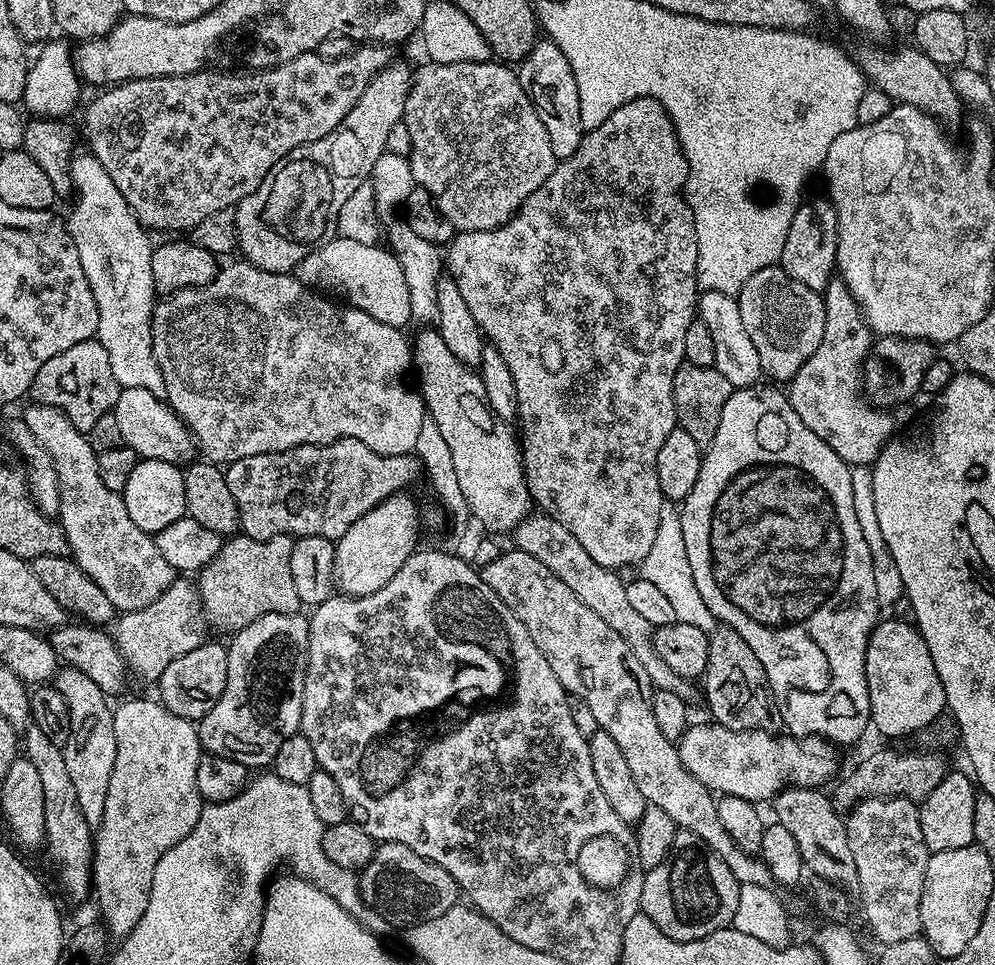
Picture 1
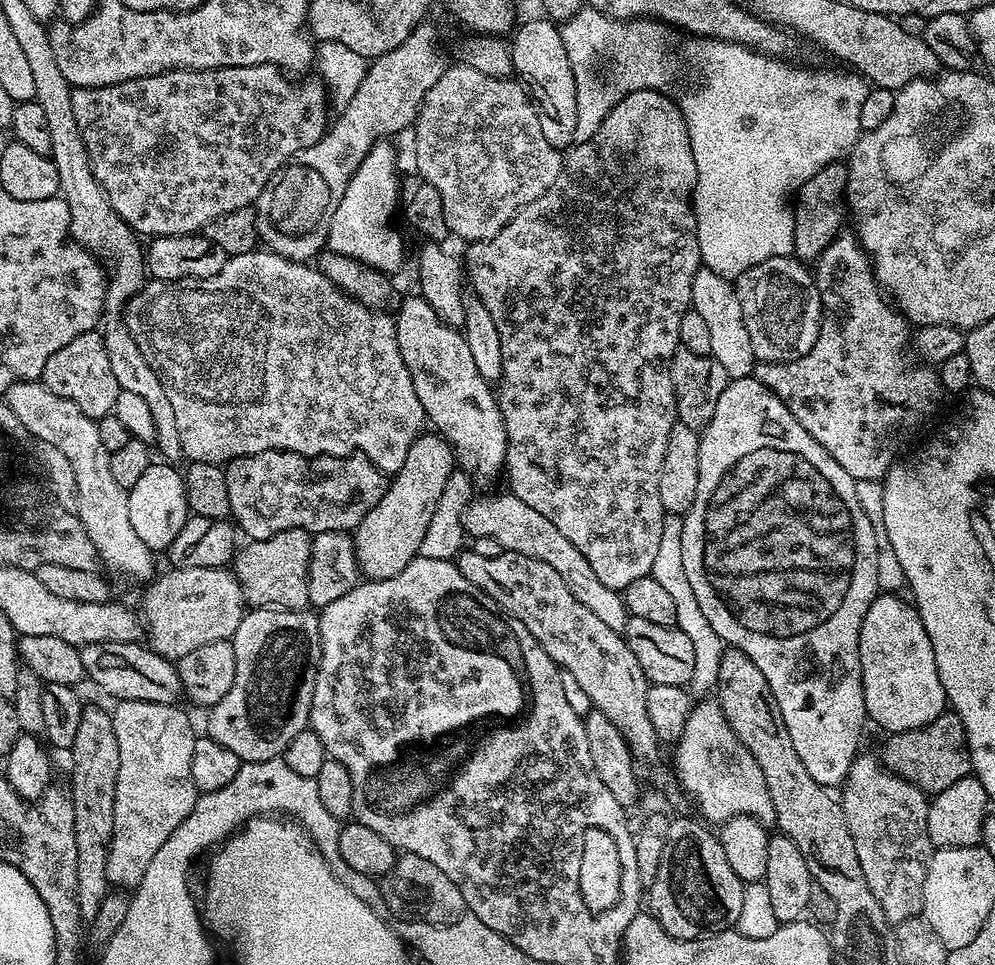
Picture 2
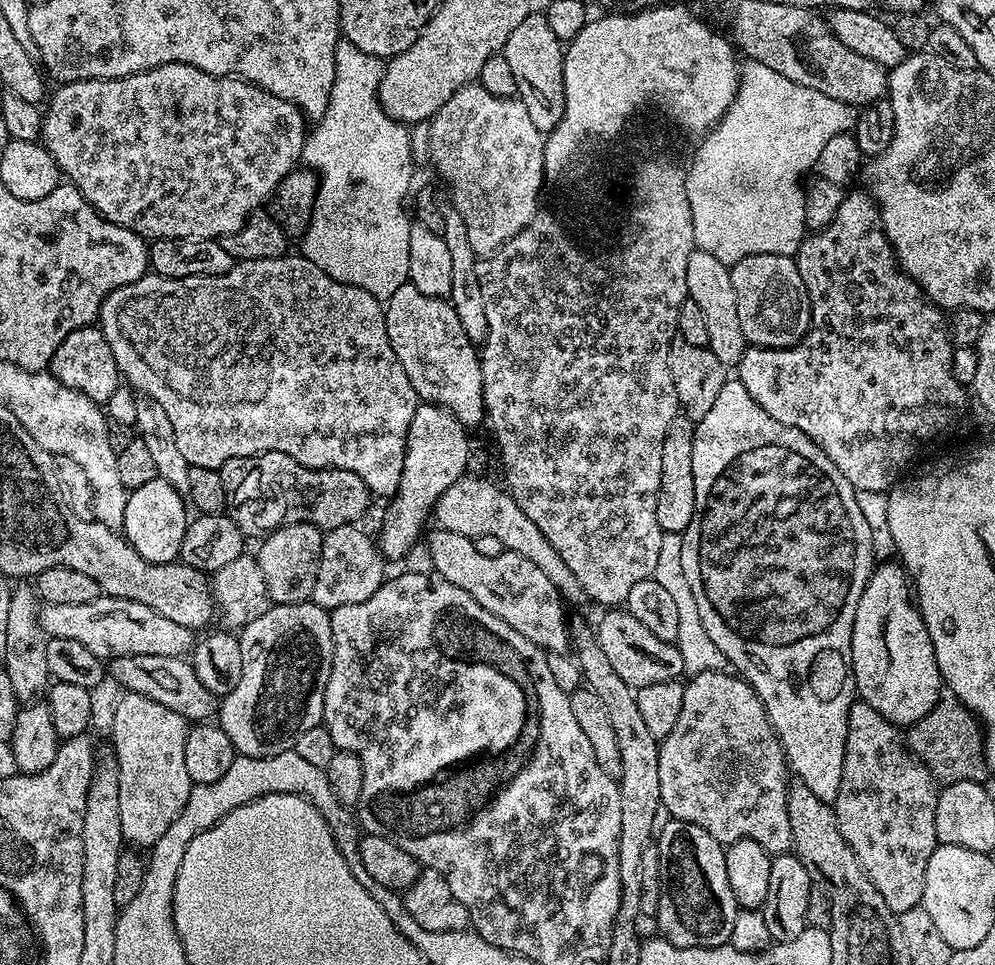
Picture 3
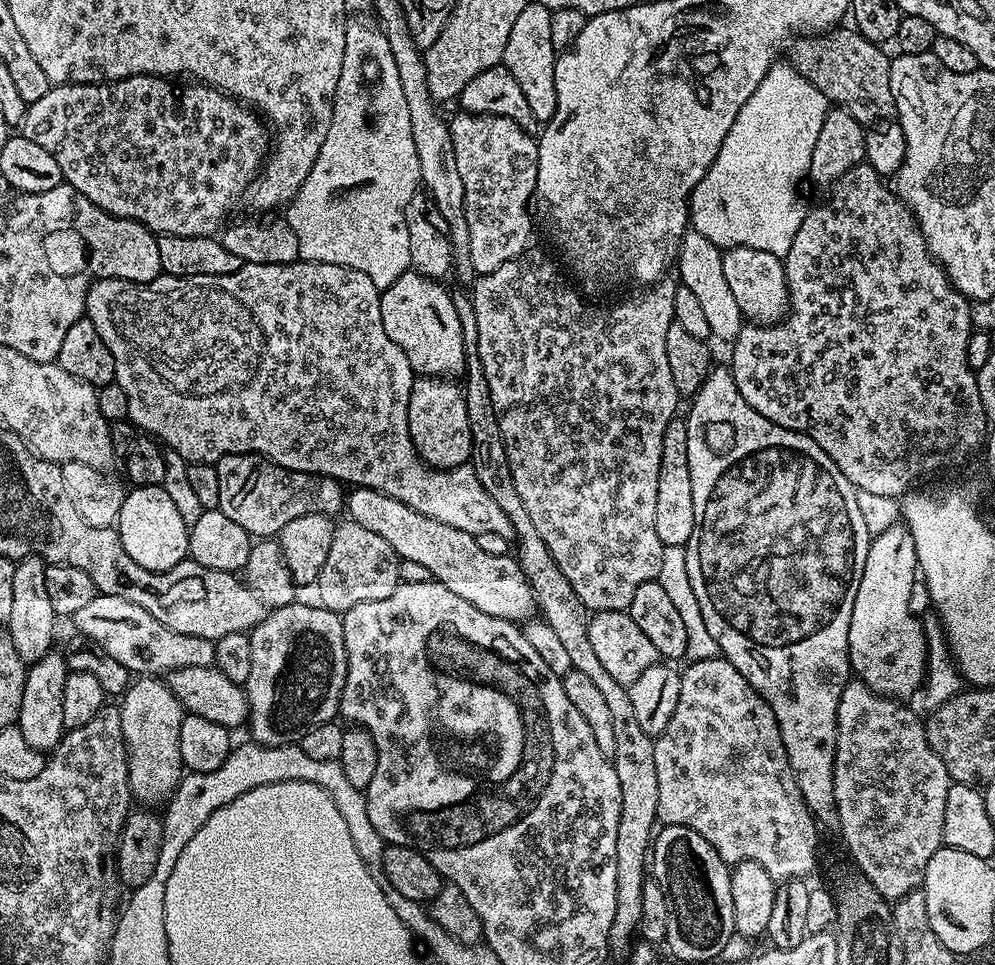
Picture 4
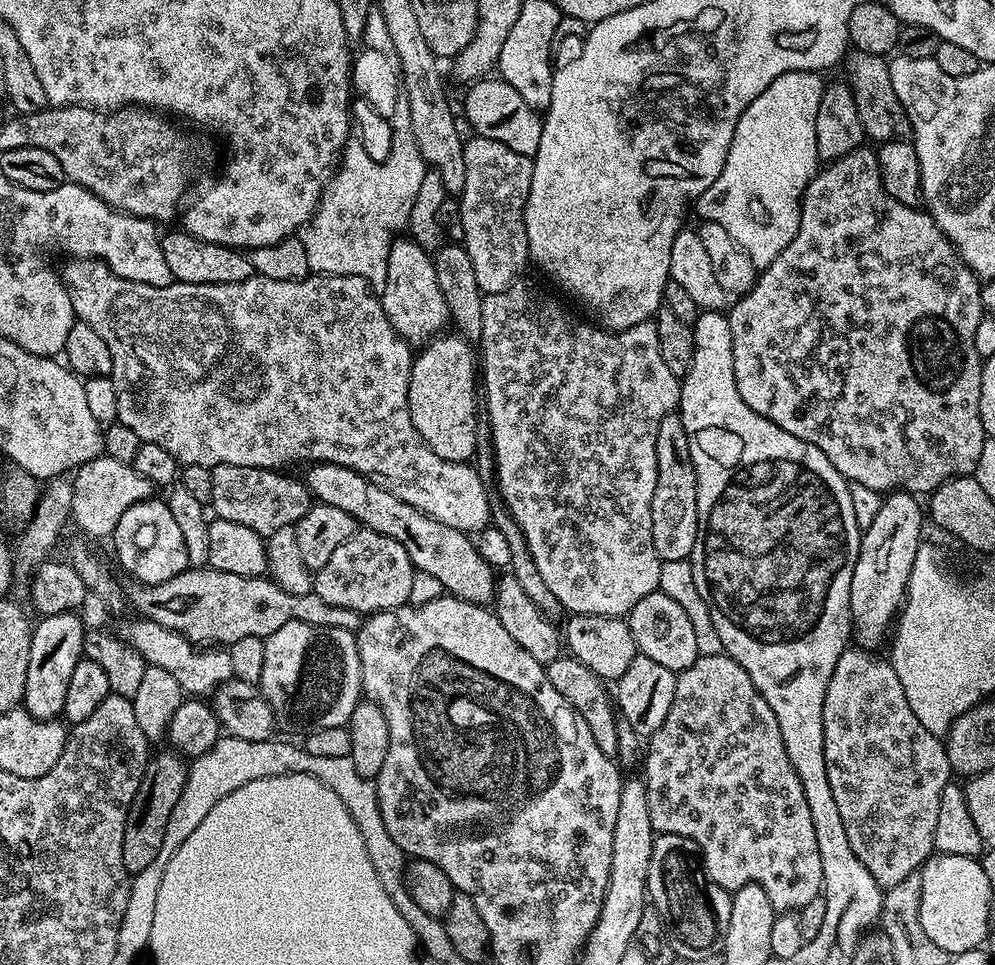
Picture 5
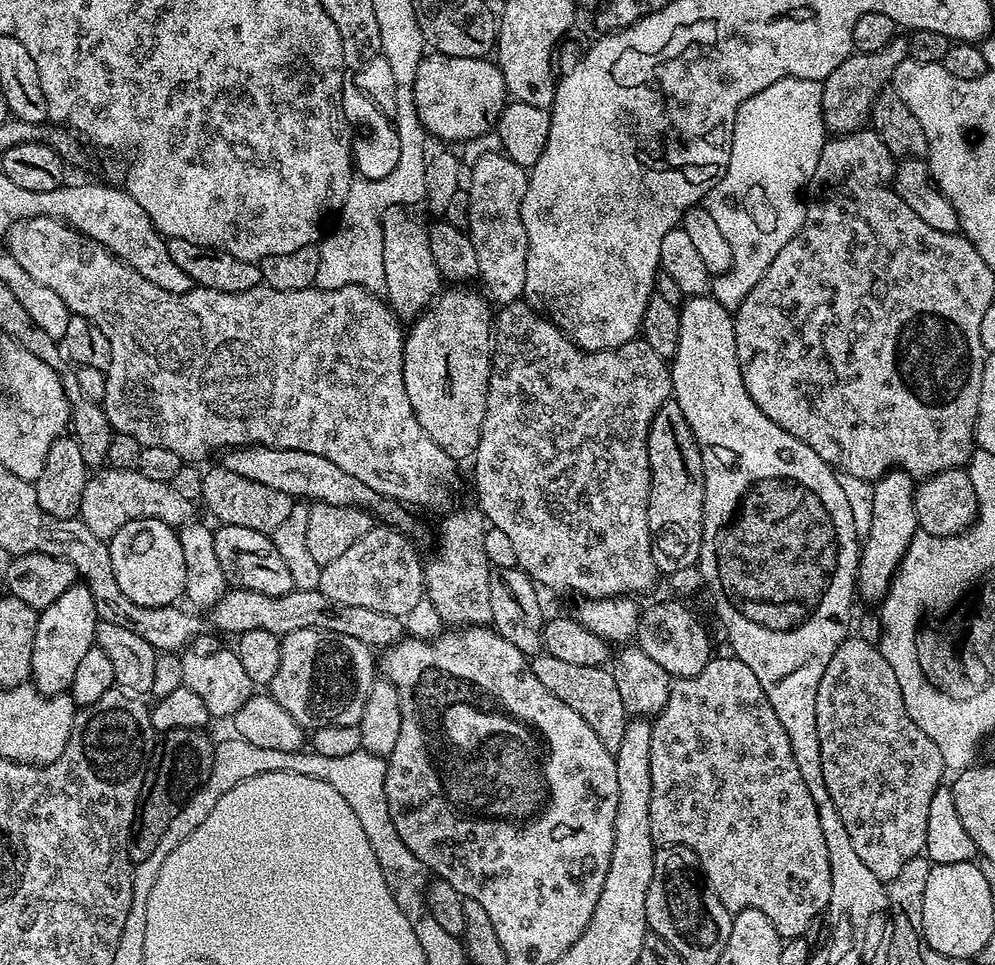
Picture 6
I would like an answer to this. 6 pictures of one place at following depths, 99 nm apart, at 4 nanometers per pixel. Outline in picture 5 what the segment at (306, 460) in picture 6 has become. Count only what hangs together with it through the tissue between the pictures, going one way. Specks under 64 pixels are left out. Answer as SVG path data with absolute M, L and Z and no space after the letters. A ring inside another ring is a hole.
M308 464L308 473L302 476L304 485L319 503L334 506L350 514L357 525L374 530L378 534L386 534L386 538L394 538L410 554L410 562L416 571L425 571L431 577L438 578L445 593L457 596L459 600L469 600L472 604L488 606L496 595L497 573L478 554L473 537L467 532L454 530L454 526L446 526L410 506L410 502L402 502L402 498L394 498L382 486L374 486L362 474L337 464Z

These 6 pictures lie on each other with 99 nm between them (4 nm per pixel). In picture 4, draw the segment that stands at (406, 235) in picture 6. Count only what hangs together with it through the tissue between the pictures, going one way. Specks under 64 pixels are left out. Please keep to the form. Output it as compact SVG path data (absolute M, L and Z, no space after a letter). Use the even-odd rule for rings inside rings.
M409 270L380 293L382 326L420 378L456 378L466 368L462 322L458 322L458 310L454 310L449 289L444 286L439 280Z

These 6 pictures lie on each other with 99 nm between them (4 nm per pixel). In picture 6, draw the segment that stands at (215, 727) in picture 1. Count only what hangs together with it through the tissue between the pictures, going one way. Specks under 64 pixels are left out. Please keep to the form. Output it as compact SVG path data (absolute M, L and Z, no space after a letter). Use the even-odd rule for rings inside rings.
M317 628L294 630L280 641L278 674L274 674L270 694L305 730L322 726L357 726L362 718L362 706L366 706L366 694L378 679L378 660L373 649L366 647L358 638L346 638L346 634L334 634Z

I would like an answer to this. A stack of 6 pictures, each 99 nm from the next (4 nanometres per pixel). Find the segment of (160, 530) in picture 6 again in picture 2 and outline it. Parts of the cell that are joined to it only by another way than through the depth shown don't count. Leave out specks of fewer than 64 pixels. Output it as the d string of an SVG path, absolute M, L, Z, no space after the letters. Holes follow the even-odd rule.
M153 462L148 465L146 474L142 474L142 478L138 478L138 482L134 482L134 486L127 489L127 493L128 517L130 526L134 526L134 534L138 534L138 538L142 538L142 542L146 542L146 546L151 548L153 553L163 553L172 545L174 538L178 538L182 526L186 526L190 515L181 469L179 467L176 469L176 466L168 462Z

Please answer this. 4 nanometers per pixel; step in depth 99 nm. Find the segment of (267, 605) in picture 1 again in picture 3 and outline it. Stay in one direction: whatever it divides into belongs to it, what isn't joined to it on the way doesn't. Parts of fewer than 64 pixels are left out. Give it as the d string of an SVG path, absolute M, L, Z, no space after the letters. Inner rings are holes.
M285 524L259 541L260 552L255 553L255 558L266 578L266 590L273 604L302 604L311 597L323 541L324 532L313 524Z

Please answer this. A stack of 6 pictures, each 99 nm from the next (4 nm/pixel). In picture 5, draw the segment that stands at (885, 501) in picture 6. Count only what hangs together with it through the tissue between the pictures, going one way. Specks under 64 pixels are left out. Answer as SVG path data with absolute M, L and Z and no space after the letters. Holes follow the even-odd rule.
M903 490L887 493L880 501L873 524L863 529L860 537L858 562L854 562L854 578L850 578L851 639L865 650L876 650L884 635L886 640L898 609L904 603L914 554L918 554L922 543L920 531L924 528L924 520L926 524L921 501L919 504L916 500L919 499L913 493Z

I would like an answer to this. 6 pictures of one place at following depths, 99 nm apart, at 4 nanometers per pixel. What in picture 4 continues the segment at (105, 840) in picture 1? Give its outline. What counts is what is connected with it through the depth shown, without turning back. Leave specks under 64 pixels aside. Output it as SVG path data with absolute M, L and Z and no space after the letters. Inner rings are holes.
M150 676L133 679L119 704L124 745L128 751L128 781L132 799L140 806L163 805L180 785L182 765L178 730L182 730L185 710L163 679Z

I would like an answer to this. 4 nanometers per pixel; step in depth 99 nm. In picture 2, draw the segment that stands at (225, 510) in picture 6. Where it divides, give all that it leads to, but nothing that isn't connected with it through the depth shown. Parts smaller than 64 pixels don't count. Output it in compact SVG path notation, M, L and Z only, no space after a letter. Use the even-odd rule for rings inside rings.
M263 452L262 454L254 454L253 456L239 456L228 461L224 468L226 474L226 490L230 493L230 510L232 511L231 519L234 521L235 527L241 533L248 535L249 541L265 540L279 532L285 532L291 528L301 528L309 534L317 532L346 532L351 533L360 525L362 518L366 518L366 514L376 505L378 498L382 498L382 494L388 488L389 477L385 473L379 472L366 457L353 454L350 456L303 456L297 452Z

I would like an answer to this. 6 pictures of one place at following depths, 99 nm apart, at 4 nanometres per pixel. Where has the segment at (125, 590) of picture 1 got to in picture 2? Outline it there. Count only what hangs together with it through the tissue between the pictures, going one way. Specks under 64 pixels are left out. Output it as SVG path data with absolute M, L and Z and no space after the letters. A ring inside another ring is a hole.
M27 380L10 386L6 393L10 410L18 414L18 422L26 426L28 433L39 442L50 442L66 454L68 471L76 483L76 503L74 511L79 516L90 542L94 542L99 563L112 572L125 576L128 580L153 579L151 548L134 534L128 517L128 493L125 488L114 482L110 474L110 458L106 446L102 446L102 437L98 435L96 421L92 420L74 402L58 398L40 380Z

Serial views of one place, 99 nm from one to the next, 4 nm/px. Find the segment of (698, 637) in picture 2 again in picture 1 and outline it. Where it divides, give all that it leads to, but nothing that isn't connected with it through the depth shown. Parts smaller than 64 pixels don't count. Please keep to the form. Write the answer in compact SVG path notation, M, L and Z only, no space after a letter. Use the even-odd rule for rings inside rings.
M664 500L661 507L661 517L658 518L657 537L640 565L641 579L653 583L661 589L662 594L673 604L676 621L686 622L696 626L703 632L709 633L718 623L710 614L706 602L698 593L698 586L694 583L694 576L690 574L690 562L686 558L686 546L682 539L682 522L679 505L675 501Z

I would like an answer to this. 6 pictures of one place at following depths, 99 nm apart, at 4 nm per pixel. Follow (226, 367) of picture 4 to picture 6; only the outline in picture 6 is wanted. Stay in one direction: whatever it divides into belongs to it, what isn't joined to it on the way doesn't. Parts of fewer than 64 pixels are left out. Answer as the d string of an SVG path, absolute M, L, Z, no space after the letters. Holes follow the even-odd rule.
M35 216L29 220L16 221L8 229L6 239L8 239L6 250L12 255L14 262L18 262L18 266L22 266L22 270L26 270L26 274L30 274L30 278L34 278L34 282L46 286L46 290L54 290L54 294L58 294L58 298L62 298L62 302L66 302L71 315L86 318L91 324L98 326L98 330L102 330L102 334L106 334L106 342L110 342L112 361L106 373L105 396L102 401L102 407L113 432L130 434L130 438L138 438L141 448L145 448L146 446L163 446L165 450L174 450L174 454L178 454L185 462L201 462L200 460L206 459L211 452L218 451L217 453L219 453L221 450L243 448L249 444L261 444L262 446L285 448L286 450L310 450L310 454L322 454L322 458L330 458L330 462L334 462L334 466L339 466L340 469L346 470L346 474L354 474L354 478L359 478L361 482L366 482L366 486L370 486L370 490L378 490L378 494L389 496L391 500L399 500L405 506L417 504L420 508L440 508L443 504L451 502L452 483L456 480L456 468L458 468L457 461L452 460L450 454L446 454L446 450L442 450L442 446L438 446L438 442L434 442L430 438L430 434L426 434L426 430L422 430L422 426L410 406L410 398L406 398L406 382L404 381L405 333L402 331L402 328L400 332L400 327L402 327L401 321L397 319L392 309L388 307L387 303L377 293L367 292L362 286L342 286L334 290L326 290L325 288L315 286L306 290L274 290L267 286L261 286L254 290L242 290L241 292L219 292L218 290L196 286L193 287L191 292L174 294L170 290L162 290L162 286L154 286L154 282L142 278L142 274L138 274L138 270L134 270L126 262L122 262L113 252L106 250L89 236L84 236L82 233L77 232L76 229L70 227L69 224L55 220L49 216Z

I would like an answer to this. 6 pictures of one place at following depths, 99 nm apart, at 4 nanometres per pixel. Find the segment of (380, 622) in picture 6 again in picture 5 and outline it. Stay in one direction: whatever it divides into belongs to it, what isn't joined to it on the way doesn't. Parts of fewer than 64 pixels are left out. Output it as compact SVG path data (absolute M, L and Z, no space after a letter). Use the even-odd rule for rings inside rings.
M192 566L188 571L170 578L170 582L161 584L129 583L126 588L126 600L137 608L139 615L146 620L158 622L158 626L166 626L178 634L182 634L197 646L227 646L238 642L238 638L251 636L265 637L274 634L274 630L286 626L286 622L297 620L310 626L326 626L355 633L362 623L361 613L346 610L346 606L330 606L313 590L310 594L290 594L282 590L276 581L264 576L243 576L242 574L226 574L207 566Z

